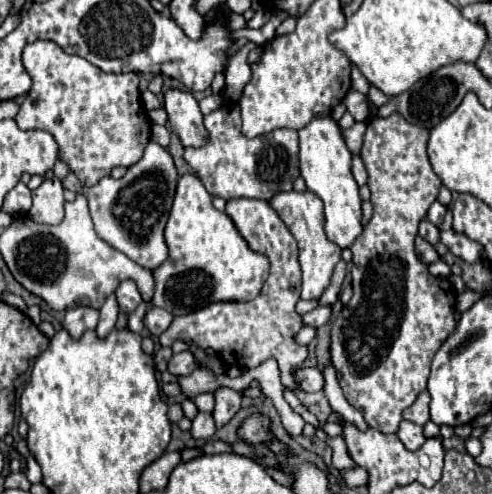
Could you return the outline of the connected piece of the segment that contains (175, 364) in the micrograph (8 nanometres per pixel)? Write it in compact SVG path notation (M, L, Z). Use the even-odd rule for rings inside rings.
M184 351L184 353L176 353L172 355L170 363L168 363L168 371L176 377L184 377L184 375L190 375L192 371L196 369L196 361L194 361L194 355Z

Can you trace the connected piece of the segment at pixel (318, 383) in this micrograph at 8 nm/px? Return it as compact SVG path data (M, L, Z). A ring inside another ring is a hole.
M298 367L294 373L294 381L298 389L306 393L316 393L324 387L324 377L316 367Z

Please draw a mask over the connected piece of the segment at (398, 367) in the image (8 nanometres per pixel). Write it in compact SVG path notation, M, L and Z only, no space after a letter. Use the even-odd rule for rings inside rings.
M392 113L392 117L372 117L364 133L360 157L368 171L368 187L372 191L374 213L364 233L354 241L352 255L354 267L364 275L352 275L354 295L346 305L342 319L334 319L330 331L330 363L336 367L338 383L344 397L354 409L360 409L366 423L382 433L396 433L402 421L402 411L410 407L416 397L426 389L430 375L430 363L440 345L456 329L456 289L448 281L448 289L442 287L442 279L430 275L428 267L416 257L414 237L420 221L426 217L428 207L436 201L442 187L440 177L432 171L426 155L428 131L420 125L412 125Z

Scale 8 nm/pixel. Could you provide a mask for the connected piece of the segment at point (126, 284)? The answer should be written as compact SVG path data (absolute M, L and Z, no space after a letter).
M122 281L120 287L116 289L116 299L118 299L118 305L120 305L120 311L124 313L134 313L134 309L142 303L142 297L136 289L136 285L132 281Z

